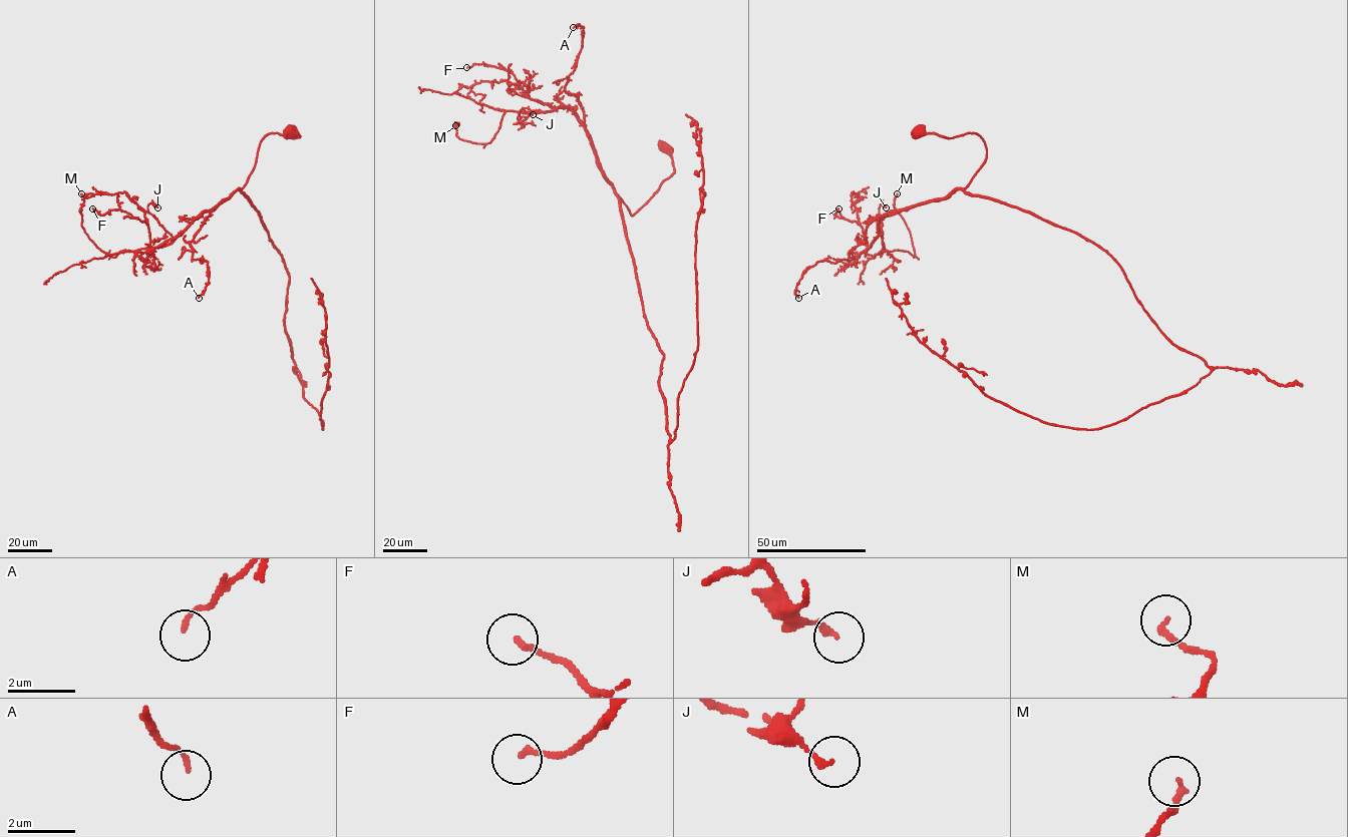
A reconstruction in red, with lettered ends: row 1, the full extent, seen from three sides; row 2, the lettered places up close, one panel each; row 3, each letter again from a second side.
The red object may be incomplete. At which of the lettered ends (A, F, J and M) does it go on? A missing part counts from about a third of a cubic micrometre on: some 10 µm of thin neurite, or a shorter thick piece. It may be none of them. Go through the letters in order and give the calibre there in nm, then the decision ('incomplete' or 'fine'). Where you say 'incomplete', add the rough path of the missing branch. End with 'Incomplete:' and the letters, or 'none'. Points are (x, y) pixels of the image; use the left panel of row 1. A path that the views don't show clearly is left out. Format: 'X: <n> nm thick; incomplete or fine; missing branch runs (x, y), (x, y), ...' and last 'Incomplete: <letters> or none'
A: 100 nm thick; fine
F: 170 nm thick; fine
J: 180 nm thick; fine
M: 170 nm thick; fine
Incomplete: none

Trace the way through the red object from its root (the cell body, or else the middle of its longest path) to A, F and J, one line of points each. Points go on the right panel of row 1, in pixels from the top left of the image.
A: (919, 131), (976, 133), (985, 163), (963, 188), (877, 218), (848, 259), (806, 270), (798, 298)
F: (919, 131), (976, 133), (985, 163), (963, 188), (887, 213), (868, 248), (863, 229), (834, 215), (838, 208)
J: (919, 131), (976, 133), (985, 163), (963, 188), (887, 213), (882, 237), (886, 207)

